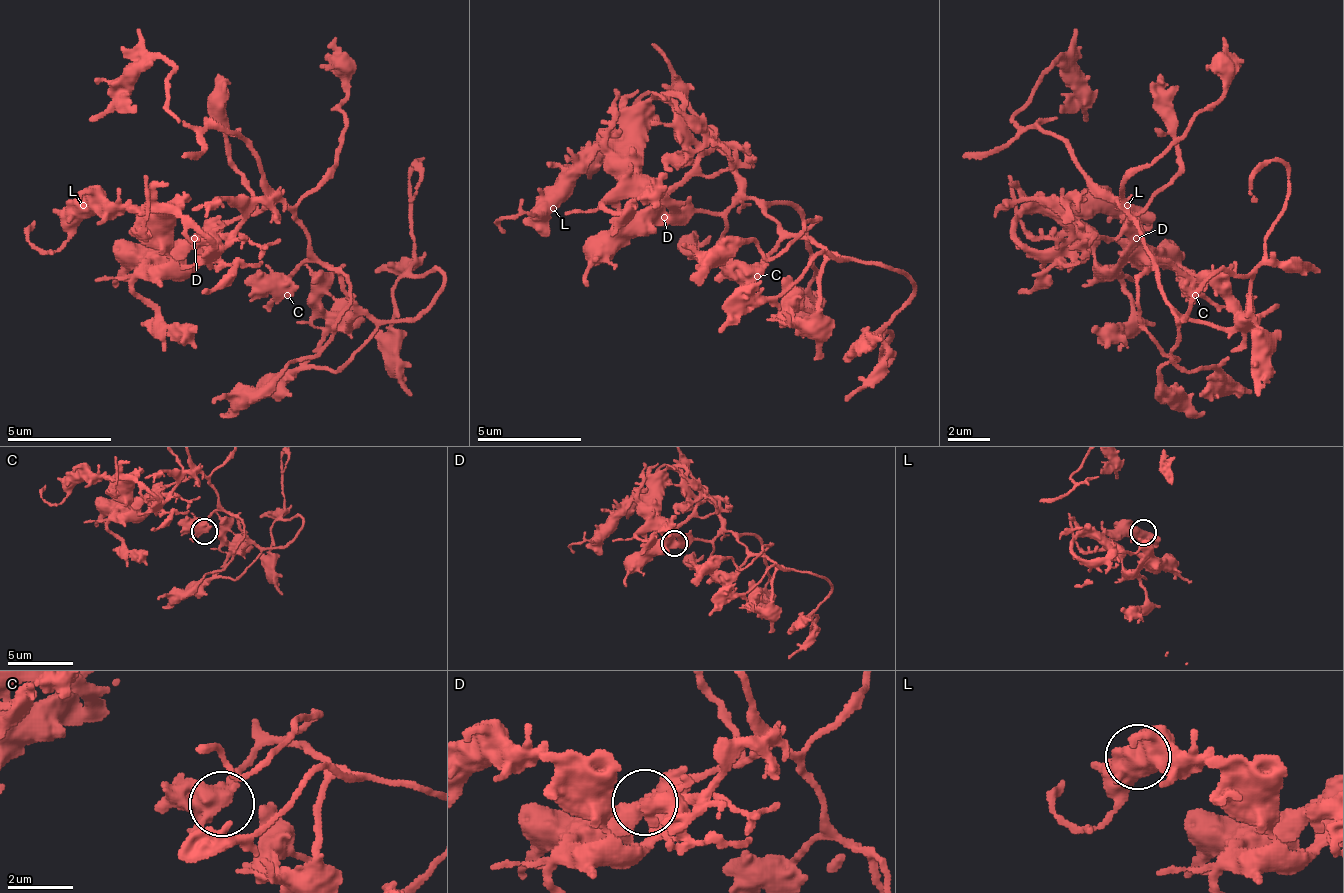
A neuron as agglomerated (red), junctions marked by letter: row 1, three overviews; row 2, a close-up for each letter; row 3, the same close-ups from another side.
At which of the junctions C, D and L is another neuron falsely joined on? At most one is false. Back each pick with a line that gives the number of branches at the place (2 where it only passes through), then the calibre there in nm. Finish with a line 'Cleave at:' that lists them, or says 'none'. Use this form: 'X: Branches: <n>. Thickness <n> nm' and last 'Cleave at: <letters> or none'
D: Branches: 4. Thickness 500 nm
Cleave at: D

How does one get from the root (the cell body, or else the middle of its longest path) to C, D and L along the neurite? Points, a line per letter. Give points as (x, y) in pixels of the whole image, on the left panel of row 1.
C: (308, 237), (308, 258), (297, 268), (292, 279), (292, 289), (287, 295)
D: (308, 237), (303, 221), (282, 200), (266, 200), (250, 216), (235, 216), (229, 221), (208, 221), (193, 237)
L: (308, 237), (282, 200), (266, 200), (250, 216), (235, 216), (187, 268), (177, 268), (130, 211), (83, 205)

